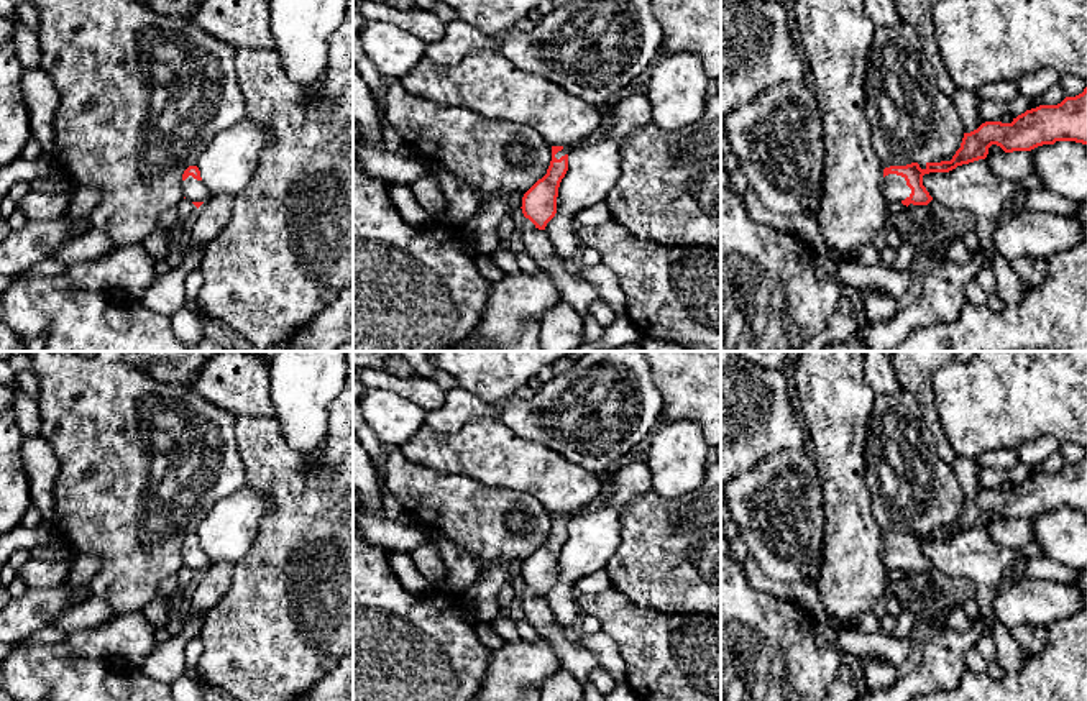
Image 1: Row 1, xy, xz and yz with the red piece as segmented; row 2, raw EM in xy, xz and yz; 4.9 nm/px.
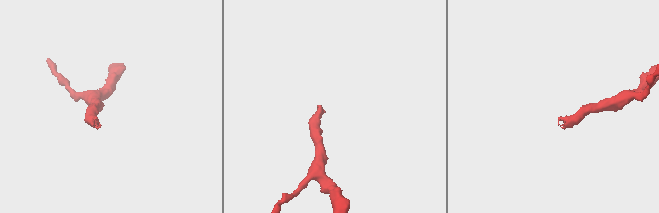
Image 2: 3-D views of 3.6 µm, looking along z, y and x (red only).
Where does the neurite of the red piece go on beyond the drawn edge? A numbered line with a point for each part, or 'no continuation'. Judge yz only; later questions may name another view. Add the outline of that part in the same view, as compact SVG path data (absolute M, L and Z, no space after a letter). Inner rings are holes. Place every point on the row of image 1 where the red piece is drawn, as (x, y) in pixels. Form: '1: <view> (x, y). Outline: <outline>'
1: yz (894, 187). Outline: M888 174L883 177L882 192L887 202L901 202L910 197L911 189L906 186L905 177Z

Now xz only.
1: xz (606, 123). Outline: M604 112L603 121L601 121L599 128L593 135L586 136L583 141L576 141L573 144L563 146L563 149L558 151L555 154L555 158L560 159L562 156L568 154L571 148L575 148L575 146L578 146L581 143L588 143L588 141L603 138L604 135L608 135L611 131L611 128L612 128L612 118L611 118L609 113Z

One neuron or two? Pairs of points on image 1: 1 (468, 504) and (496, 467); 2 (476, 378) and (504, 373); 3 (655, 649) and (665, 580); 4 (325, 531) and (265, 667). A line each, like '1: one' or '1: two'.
1: two
2: one
3: two
4: one

